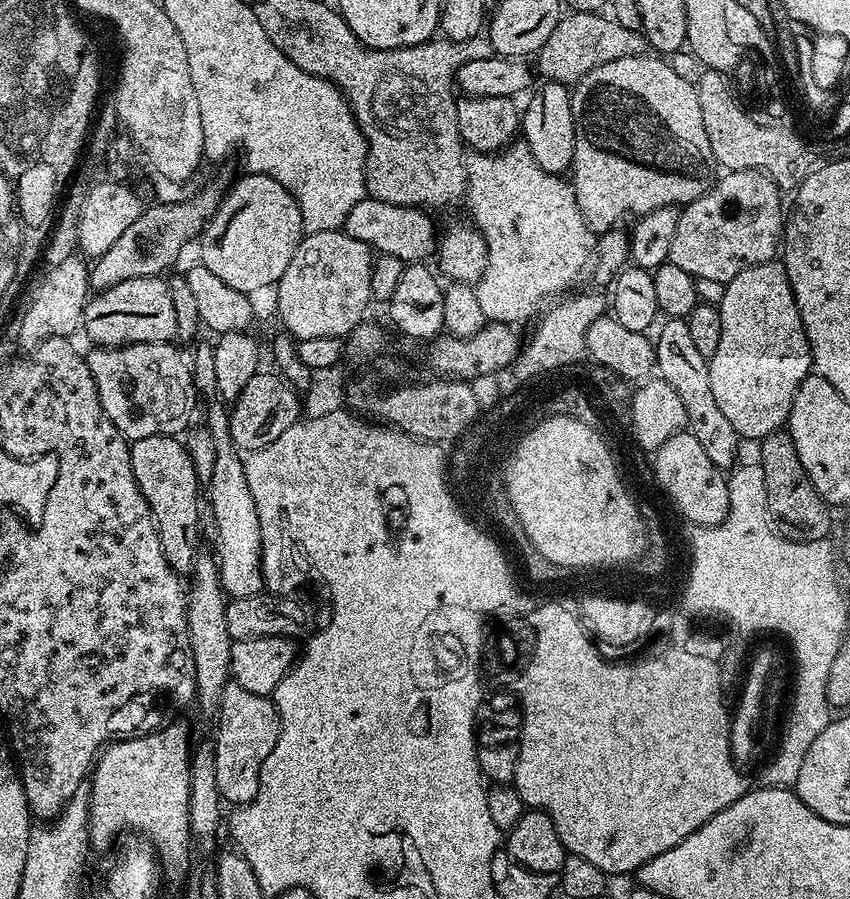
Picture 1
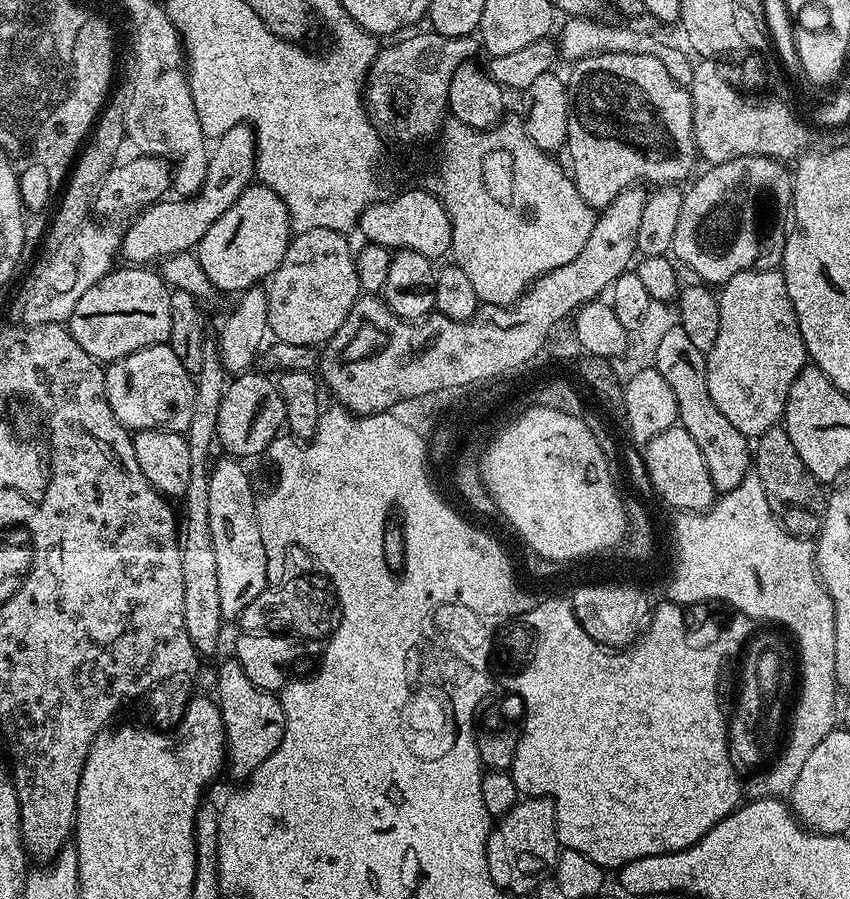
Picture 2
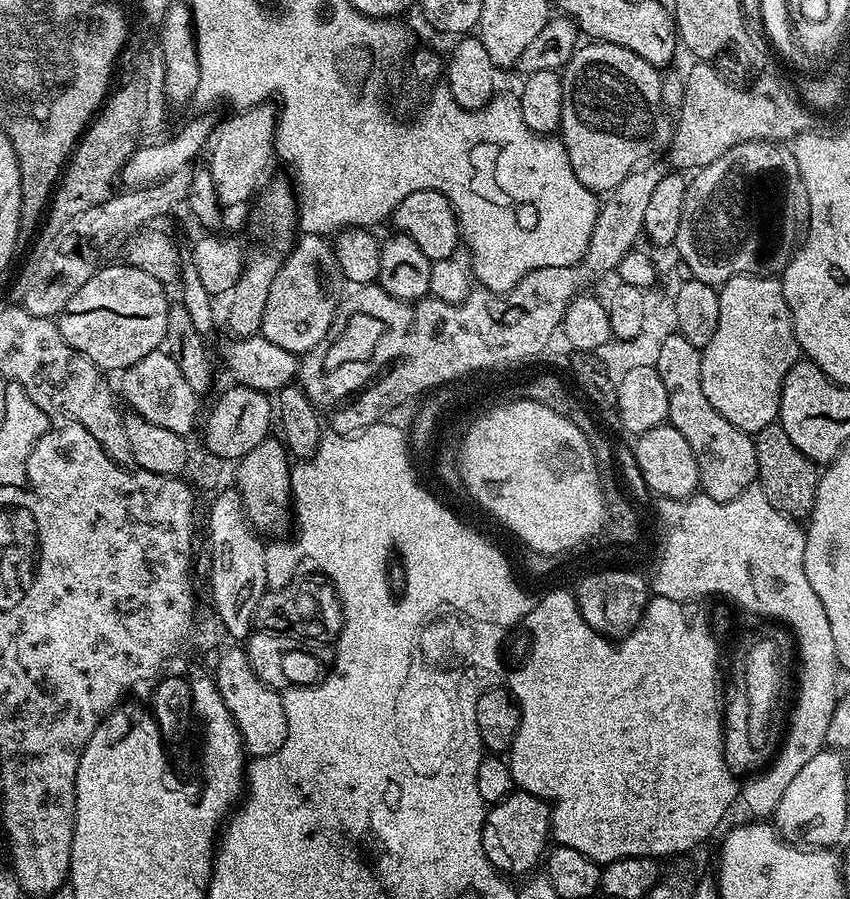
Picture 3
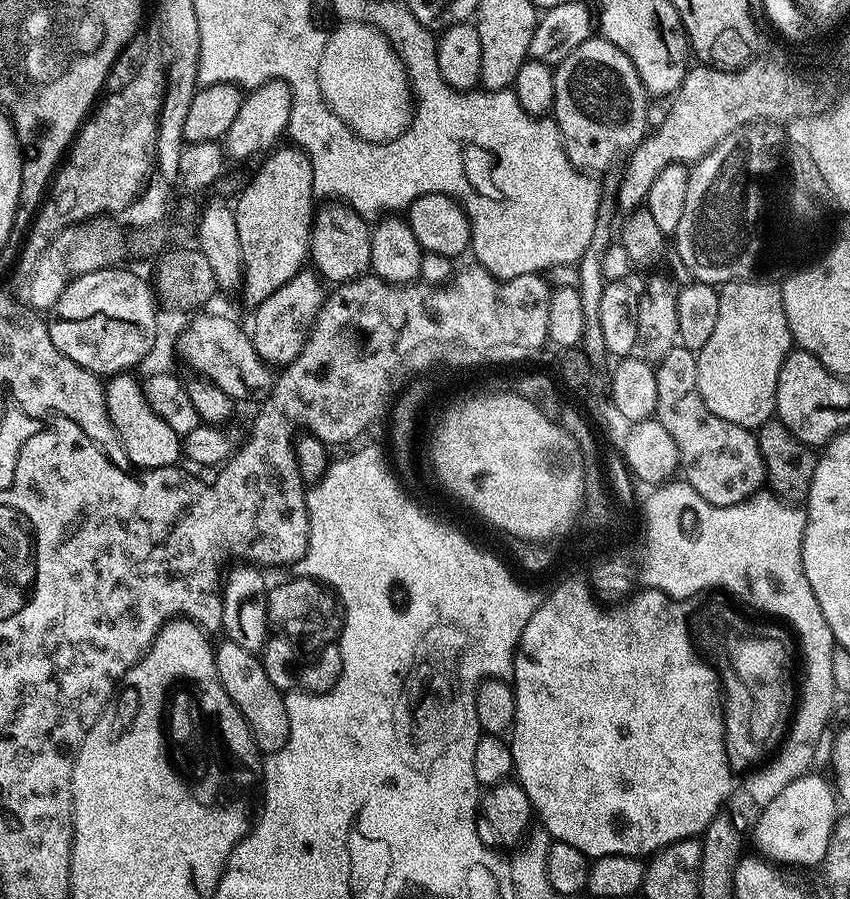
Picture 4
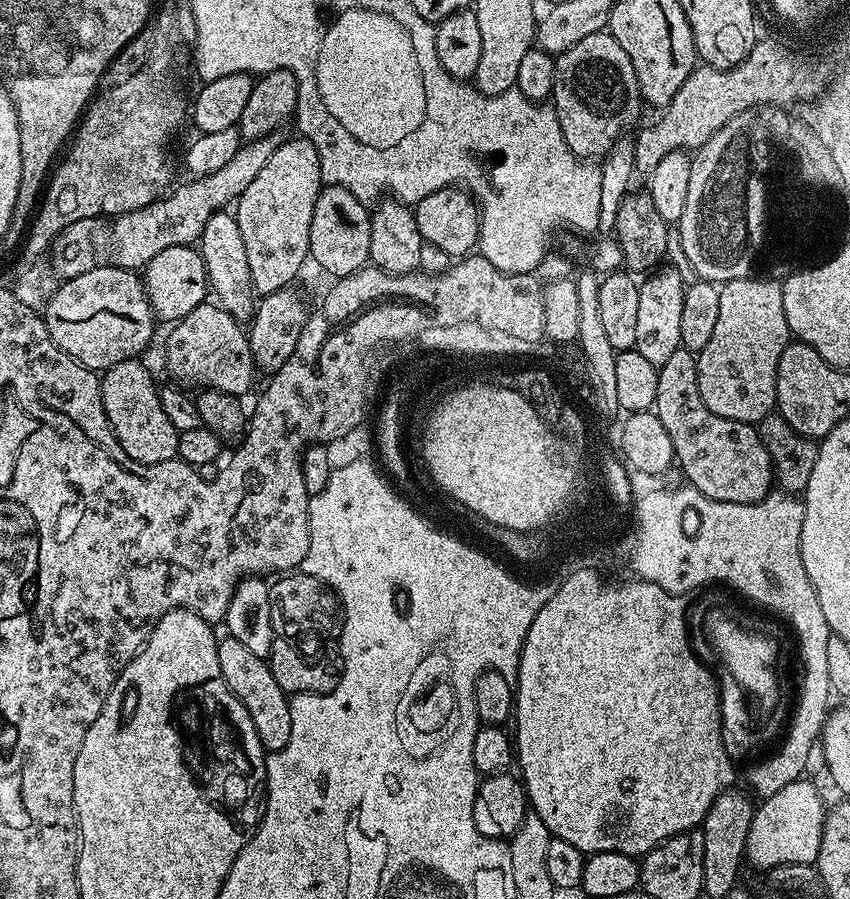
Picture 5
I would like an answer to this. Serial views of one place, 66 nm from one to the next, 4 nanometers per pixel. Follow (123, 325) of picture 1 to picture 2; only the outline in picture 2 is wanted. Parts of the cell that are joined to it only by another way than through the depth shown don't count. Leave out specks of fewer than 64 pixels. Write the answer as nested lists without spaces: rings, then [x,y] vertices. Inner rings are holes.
[[[123,266],[97,280],[74,306],[66,327],[74,342],[101,362],[121,360],[143,348],[171,341],[170,288],[159,271],[148,266]]]

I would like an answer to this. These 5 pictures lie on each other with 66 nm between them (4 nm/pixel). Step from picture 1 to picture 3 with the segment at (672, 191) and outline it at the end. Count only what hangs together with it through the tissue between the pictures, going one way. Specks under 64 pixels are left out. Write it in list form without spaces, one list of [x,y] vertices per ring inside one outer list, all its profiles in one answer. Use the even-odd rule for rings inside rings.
[[[584,43],[573,51],[560,72],[562,118],[558,136],[564,141],[578,182],[592,192],[607,194],[651,150],[652,135],[656,132],[652,108],[663,102],[664,88],[660,85],[661,73],[646,58],[638,58],[638,54],[617,44]]]

